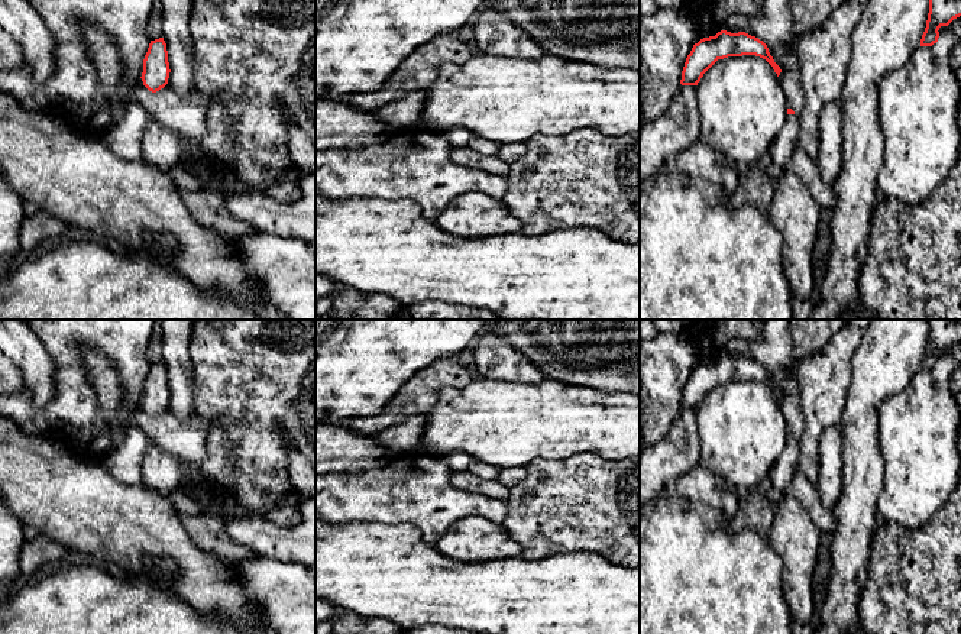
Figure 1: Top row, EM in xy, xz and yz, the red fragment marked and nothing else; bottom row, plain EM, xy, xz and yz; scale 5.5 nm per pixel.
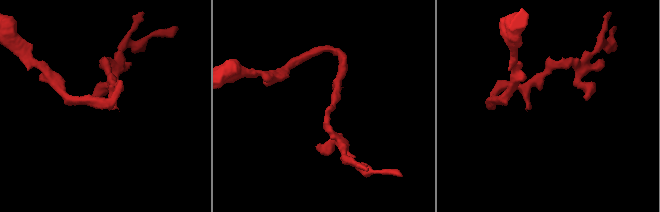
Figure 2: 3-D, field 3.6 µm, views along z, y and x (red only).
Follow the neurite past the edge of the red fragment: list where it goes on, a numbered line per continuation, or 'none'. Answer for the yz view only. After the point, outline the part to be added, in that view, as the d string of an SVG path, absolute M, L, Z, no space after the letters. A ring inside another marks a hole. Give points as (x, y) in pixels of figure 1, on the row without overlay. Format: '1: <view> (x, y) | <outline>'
1: yz (779, 478) | M787 439L782 455L771 468L767 476L766 486L786 494L792 483L793 472L797 468L799 460L799 440Z

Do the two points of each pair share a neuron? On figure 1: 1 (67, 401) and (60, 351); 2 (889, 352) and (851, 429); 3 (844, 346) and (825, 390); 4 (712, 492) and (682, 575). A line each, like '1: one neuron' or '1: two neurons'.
1: one neuron
2: one neuron
3: one neuron
4: two neurons

